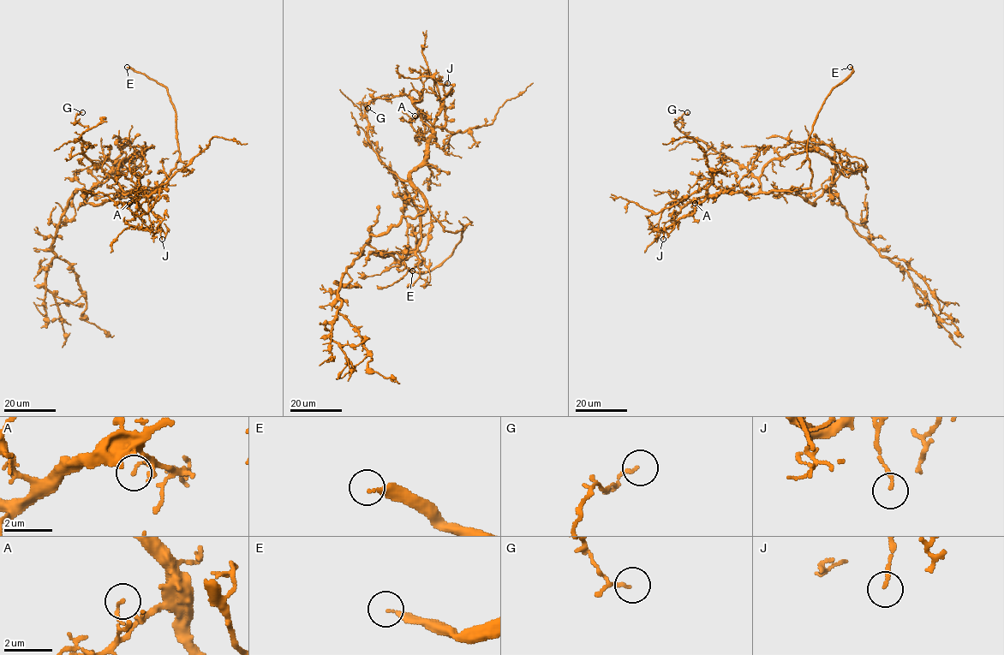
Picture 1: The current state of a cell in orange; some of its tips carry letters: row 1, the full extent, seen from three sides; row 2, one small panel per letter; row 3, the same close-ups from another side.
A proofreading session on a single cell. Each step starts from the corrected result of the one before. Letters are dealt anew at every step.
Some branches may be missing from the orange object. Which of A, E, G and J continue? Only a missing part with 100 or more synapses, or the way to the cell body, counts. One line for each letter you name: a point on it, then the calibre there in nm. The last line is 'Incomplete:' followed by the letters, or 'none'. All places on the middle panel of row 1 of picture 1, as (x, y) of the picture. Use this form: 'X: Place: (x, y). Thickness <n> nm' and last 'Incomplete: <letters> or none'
E: Place: (412, 270). Thickness 180 nm
Incomplete: E

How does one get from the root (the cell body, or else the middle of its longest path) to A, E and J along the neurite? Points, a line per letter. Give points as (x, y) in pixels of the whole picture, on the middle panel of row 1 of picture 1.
A: (389, 230), (403, 217), (415, 217), (425, 210), (426, 199), (411, 173), (425, 157), (432, 129), (415, 116)
E: (389, 230), (427, 206), (444, 230), (457, 233), (465, 227), (450, 256), (429, 270), (412, 270)
J: (389, 230), (403, 217), (415, 217), (425, 210), (426, 199), (411, 173), (425, 157), (426, 142), (447, 83)

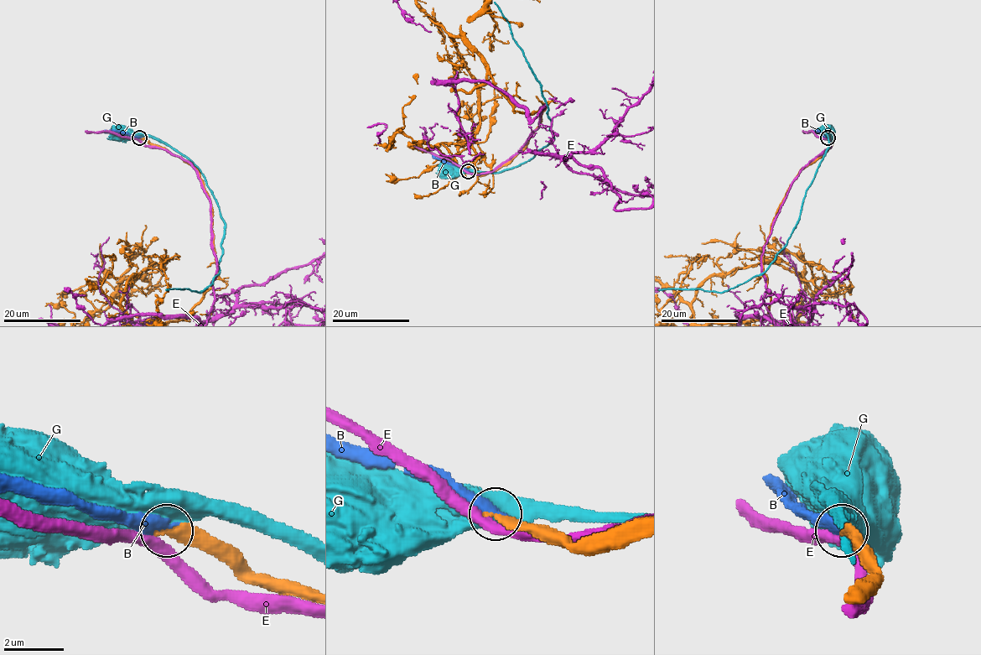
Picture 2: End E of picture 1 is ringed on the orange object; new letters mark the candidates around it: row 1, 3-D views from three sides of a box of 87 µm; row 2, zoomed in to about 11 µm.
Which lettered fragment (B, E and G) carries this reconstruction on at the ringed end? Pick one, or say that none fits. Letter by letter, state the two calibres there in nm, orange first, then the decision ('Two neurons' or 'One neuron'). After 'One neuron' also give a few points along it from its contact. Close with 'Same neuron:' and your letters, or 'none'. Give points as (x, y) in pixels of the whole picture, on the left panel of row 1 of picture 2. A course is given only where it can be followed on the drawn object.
B: Thickness 360 nm (orange) against 320 nm. One neuron. Its course: (141, 137), (103, 132)
E: Thickness 240 nm (orange) against 400 nm. Two neurons
G: Thickness 400 nm (orange) against 700 nm. Two neurons
Same neuron: B

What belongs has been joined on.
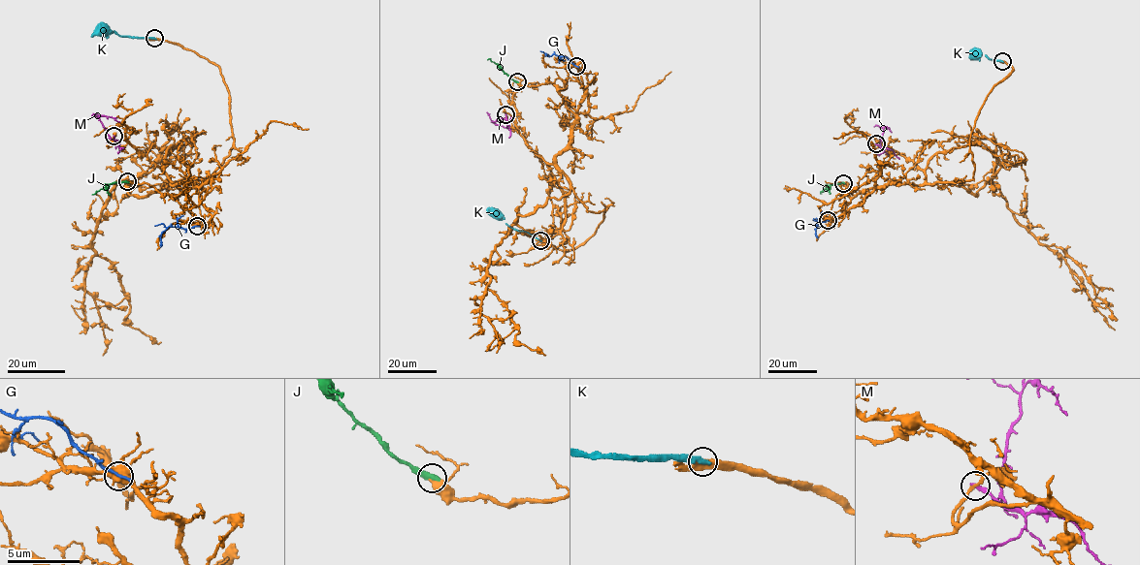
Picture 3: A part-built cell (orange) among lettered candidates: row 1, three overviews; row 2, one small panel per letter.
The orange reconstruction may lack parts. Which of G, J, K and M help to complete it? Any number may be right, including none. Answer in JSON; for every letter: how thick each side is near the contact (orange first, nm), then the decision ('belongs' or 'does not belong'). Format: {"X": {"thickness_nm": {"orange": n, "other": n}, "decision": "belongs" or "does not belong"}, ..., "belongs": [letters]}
{"G": {"thickness_nm": {"orange": 500, "other": 240}, "decision": "does not belong"}, "J": {"thickness_nm": {"orange": 360, "other": 500}, "decision": "belongs"}, "K": {"thickness_nm": {"orange": 400, "other": 320}, "decision": "does not belong"}, "M": {"thickness_nm": {"orange": 190, "other": 200}, "decision": "does not belong"}, "belongs": ["J"]}

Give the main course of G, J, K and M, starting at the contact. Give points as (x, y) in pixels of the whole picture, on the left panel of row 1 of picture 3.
G: (197, 226), (185, 229), (169, 226), (161, 234), (160, 246)
J: (127, 181), (107, 184), (92, 195)
K: (154, 39), (121, 36), (114, 31), (96, 31), (90, 36)
M: (114, 136), (113, 140), (99, 116), (110, 116), (119, 122)

